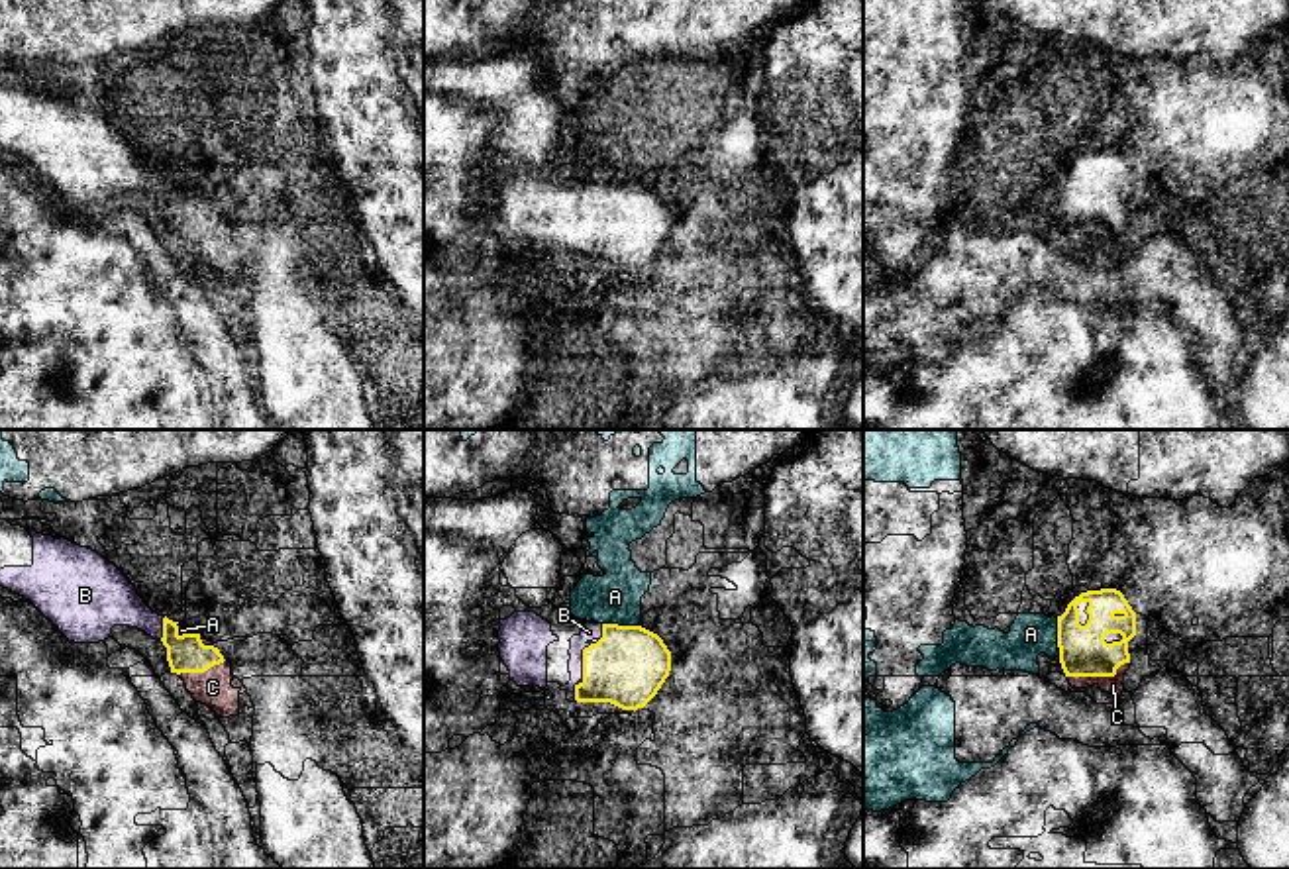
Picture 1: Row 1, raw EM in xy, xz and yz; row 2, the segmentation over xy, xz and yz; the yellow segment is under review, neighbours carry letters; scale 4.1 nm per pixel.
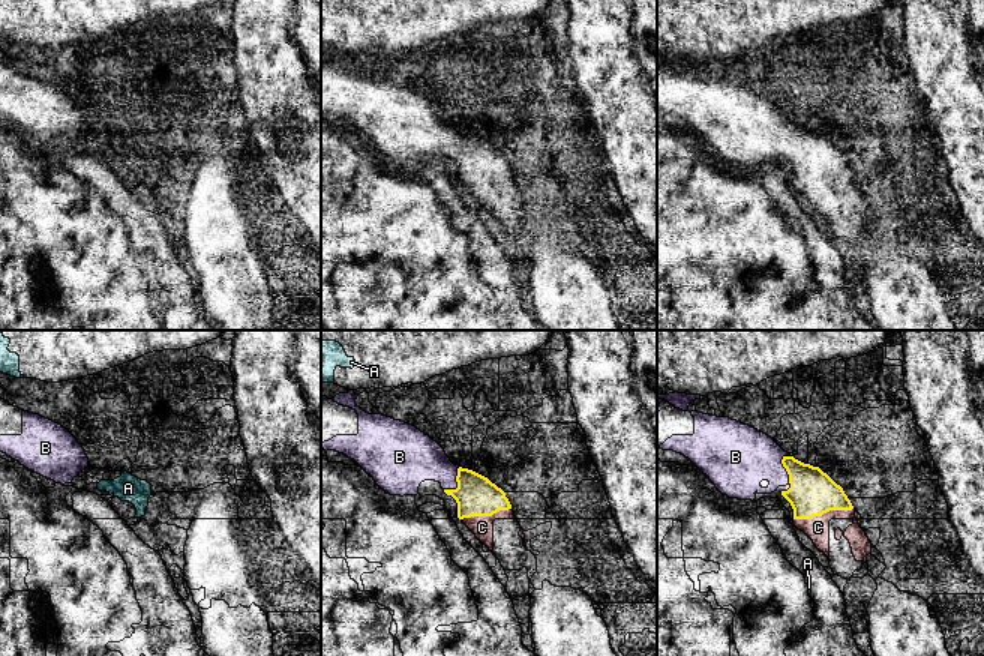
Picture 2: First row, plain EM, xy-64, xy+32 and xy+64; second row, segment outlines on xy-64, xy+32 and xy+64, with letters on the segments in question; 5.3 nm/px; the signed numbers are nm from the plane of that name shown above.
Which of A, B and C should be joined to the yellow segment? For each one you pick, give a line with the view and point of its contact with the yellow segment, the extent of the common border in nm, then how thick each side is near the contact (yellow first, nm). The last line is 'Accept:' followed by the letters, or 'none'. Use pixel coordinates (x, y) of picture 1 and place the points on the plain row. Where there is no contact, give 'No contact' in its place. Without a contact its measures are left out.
B: Touches yellow at xz (583, 220). Shared border 150 nm. Thickness 320 nm (yellow) against 70 nm
C: Touches yellow at yz (1099, 236). Shared border 260 nm. Thickness 200 nm (yellow) against 70 nm
Accept: B, C

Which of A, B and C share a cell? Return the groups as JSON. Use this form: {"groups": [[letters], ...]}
{"groups": [["A"], ["B", "C"]]}

